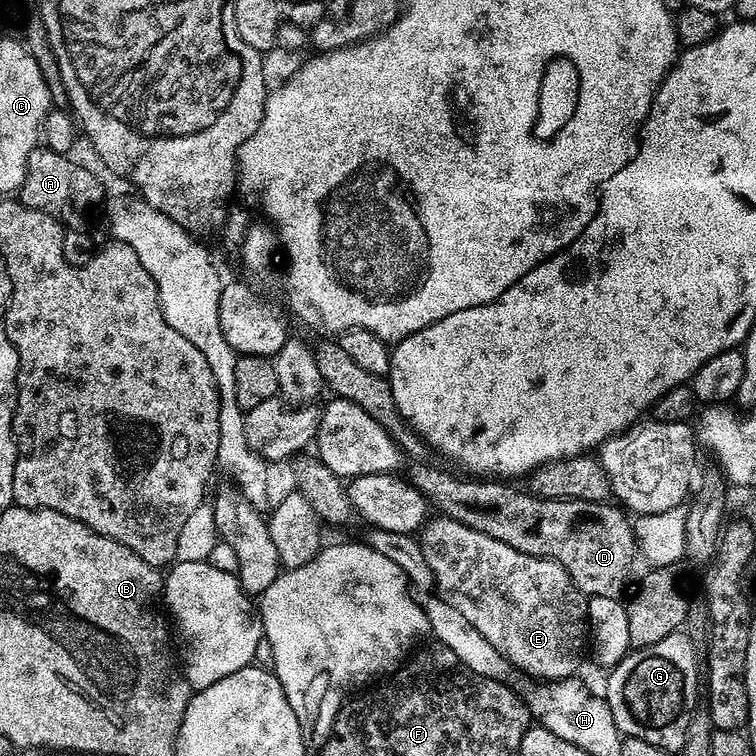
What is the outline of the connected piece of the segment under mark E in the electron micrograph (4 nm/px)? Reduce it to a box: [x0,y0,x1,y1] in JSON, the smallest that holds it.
[418,514,589,682]

